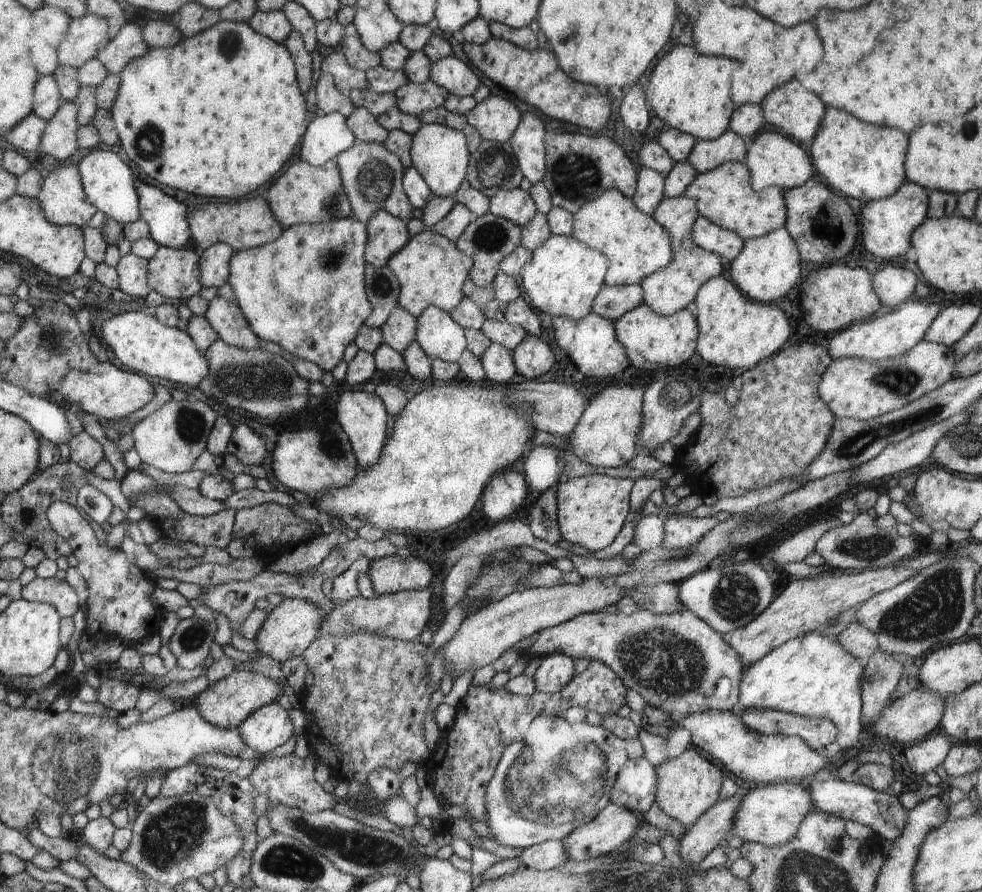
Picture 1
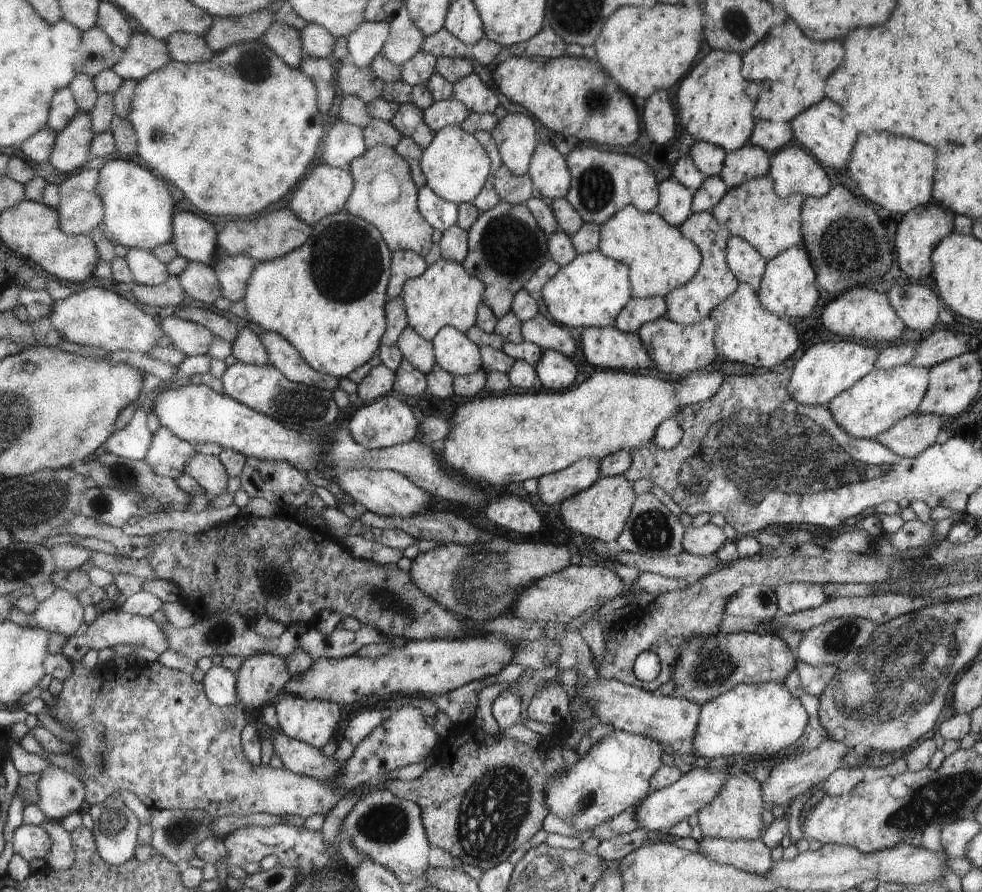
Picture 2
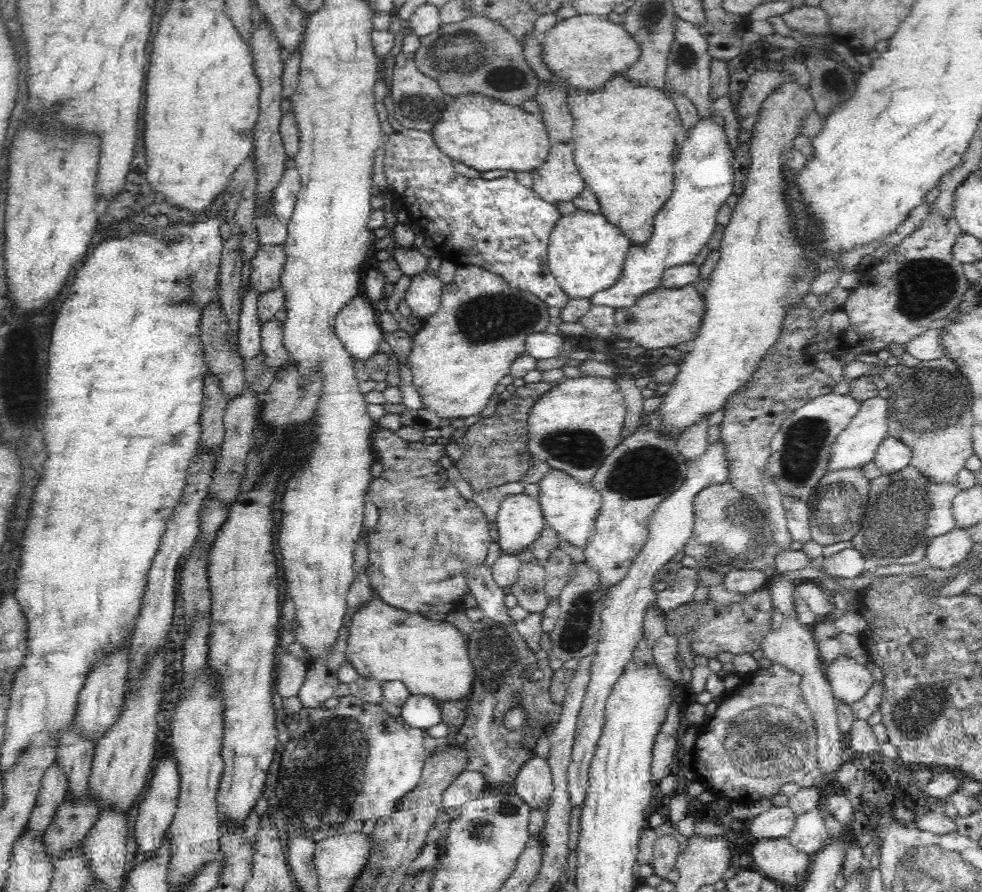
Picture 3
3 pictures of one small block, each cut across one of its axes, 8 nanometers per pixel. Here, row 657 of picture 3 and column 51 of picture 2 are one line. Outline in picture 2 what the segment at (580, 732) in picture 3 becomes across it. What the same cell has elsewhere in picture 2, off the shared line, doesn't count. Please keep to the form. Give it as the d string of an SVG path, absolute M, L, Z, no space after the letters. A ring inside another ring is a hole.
M60 587L47 599L39 601L38 608L33 613L34 620L41 628L68 637L84 622L84 608L80 606L78 598Z

